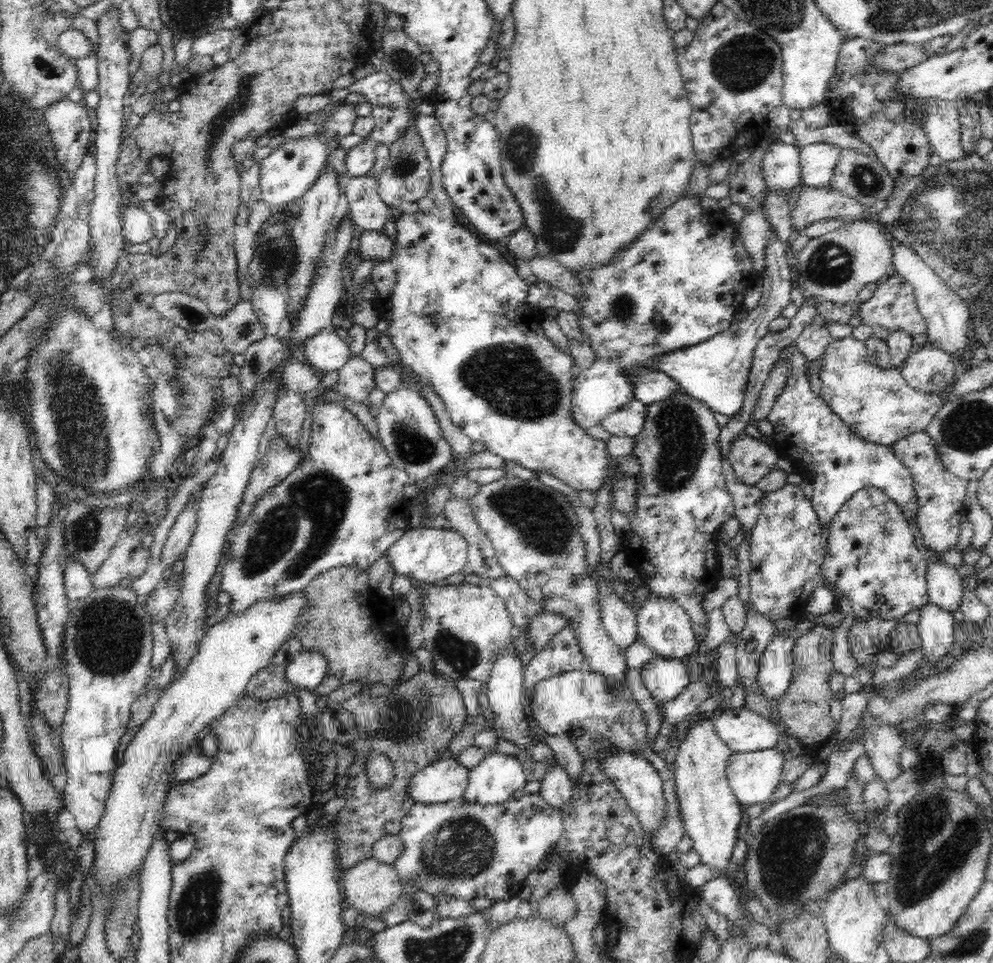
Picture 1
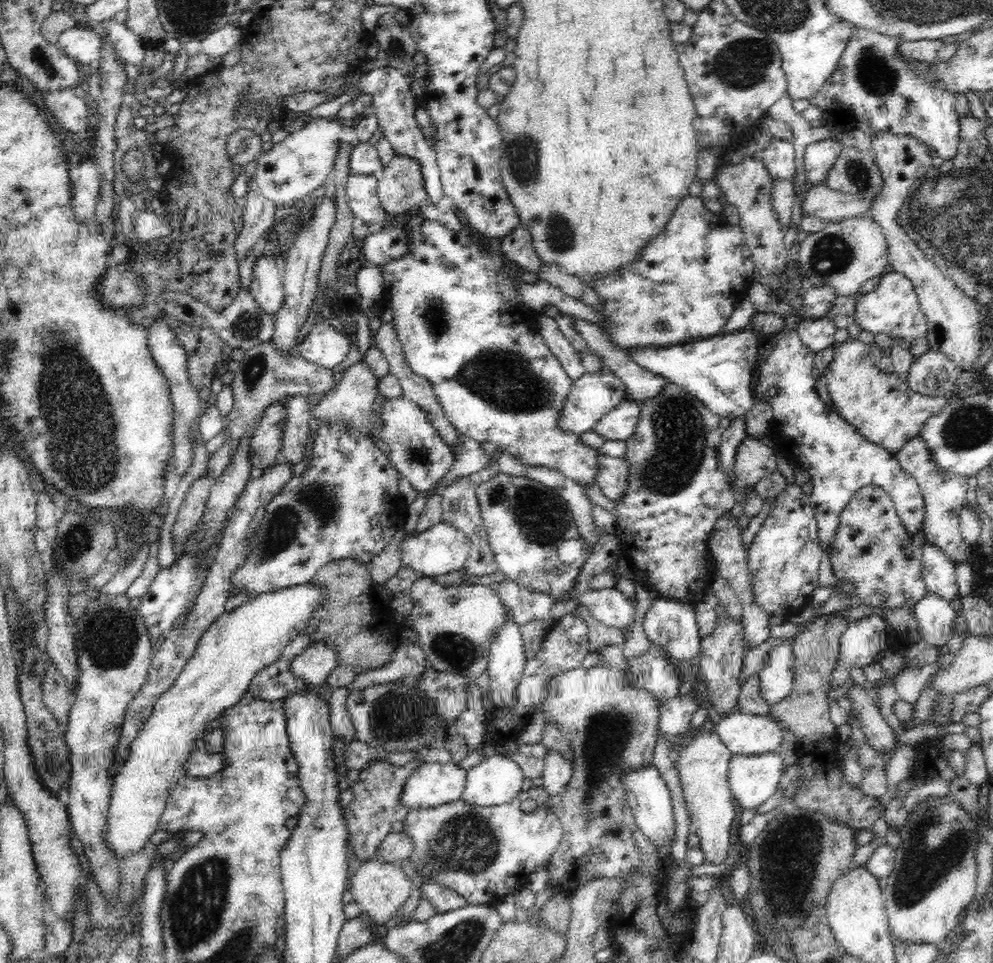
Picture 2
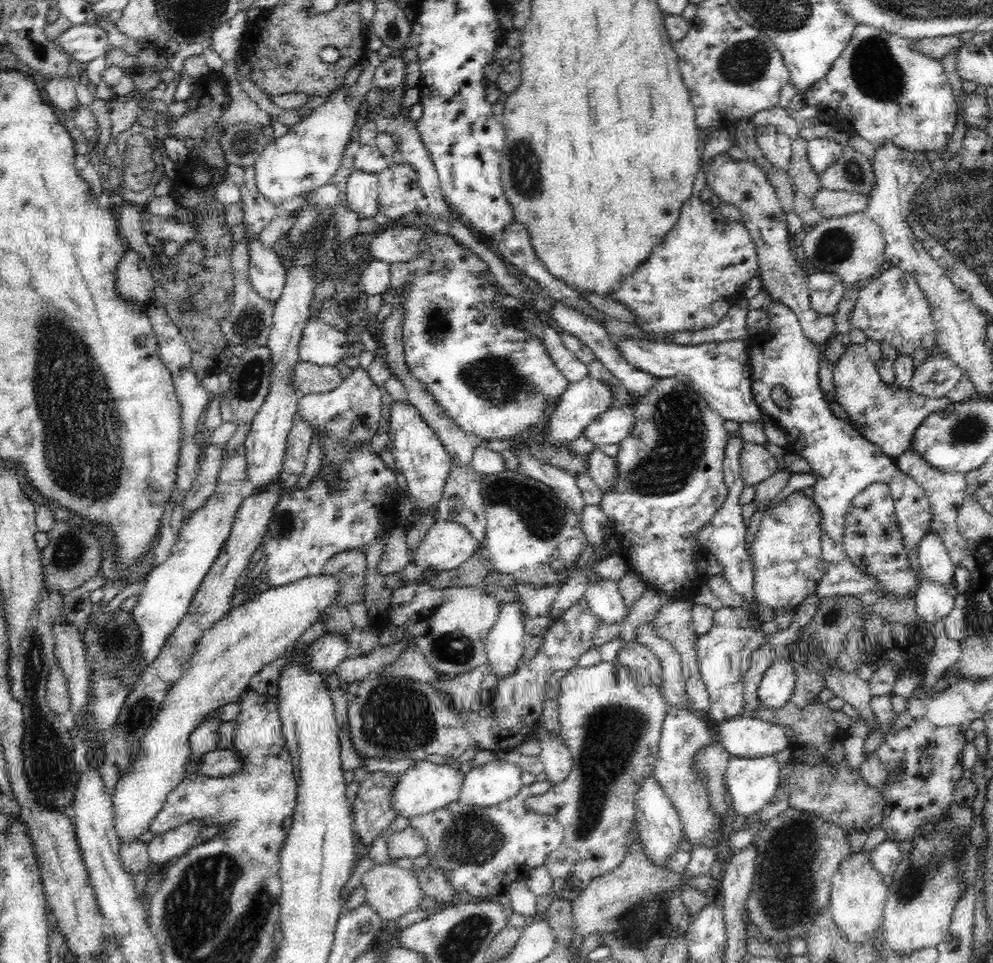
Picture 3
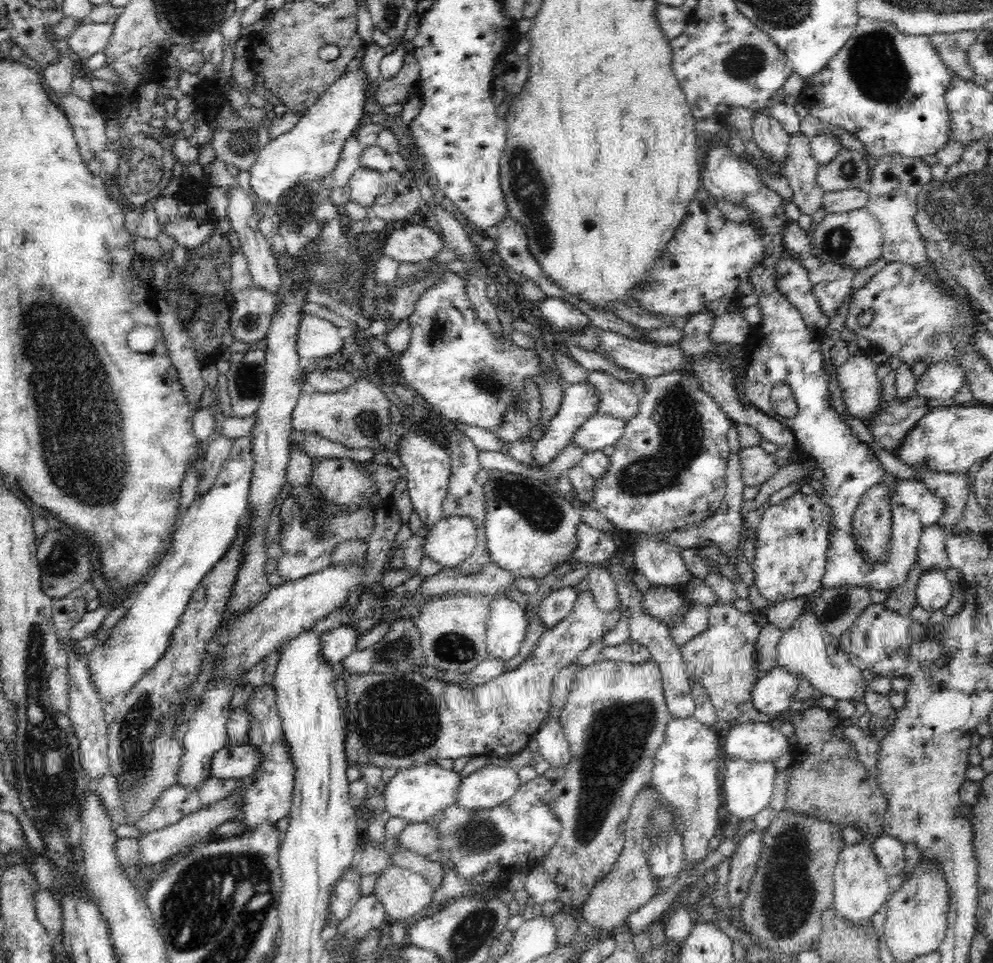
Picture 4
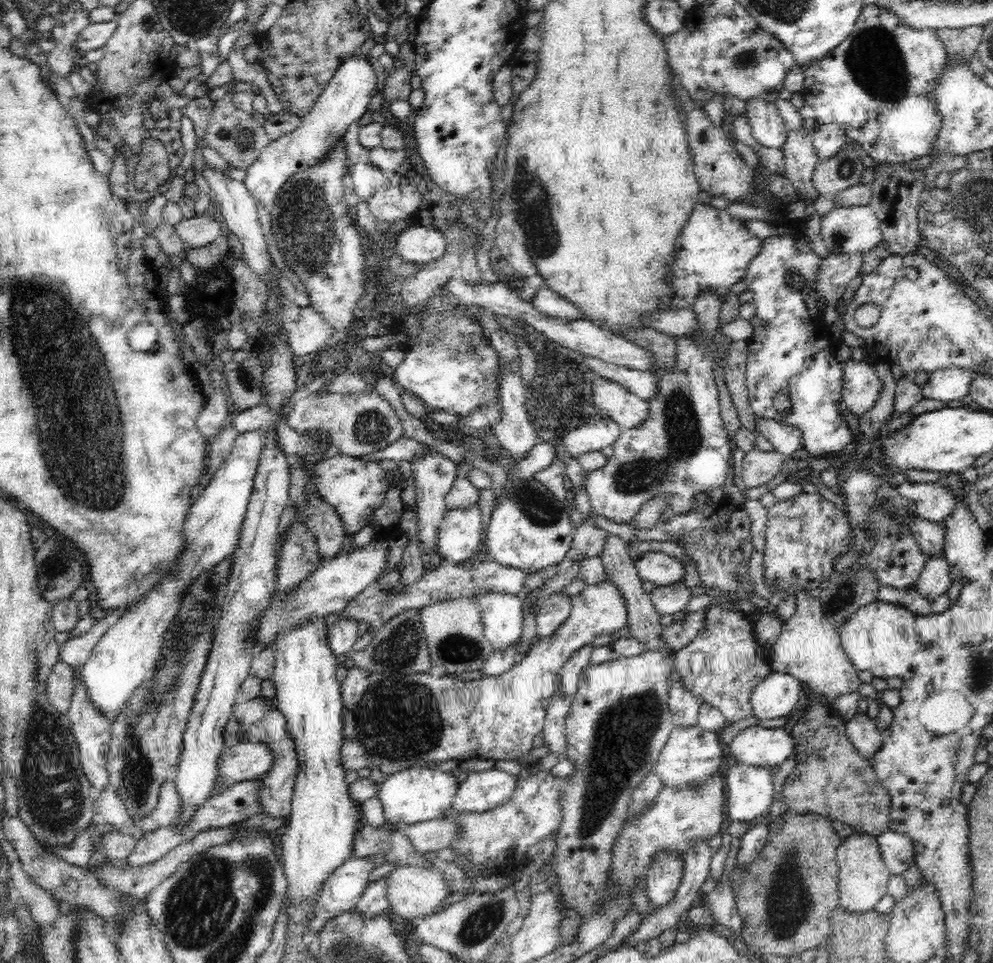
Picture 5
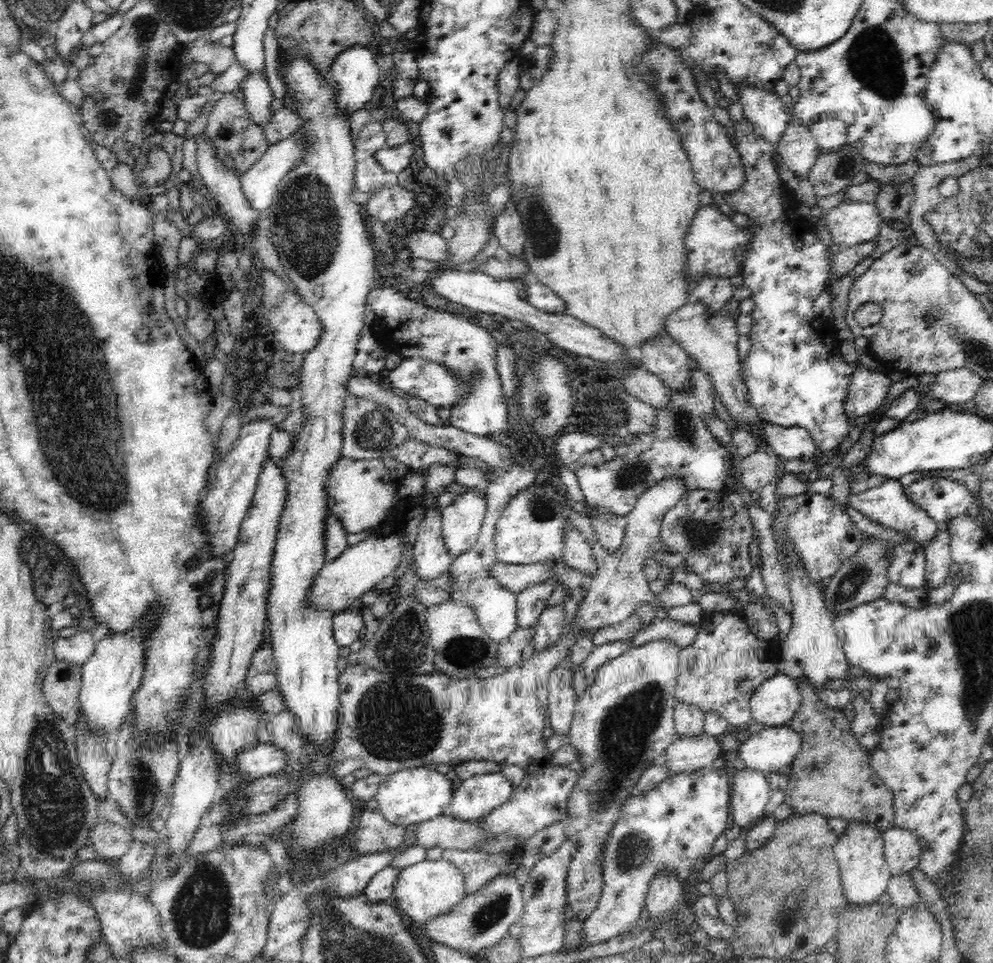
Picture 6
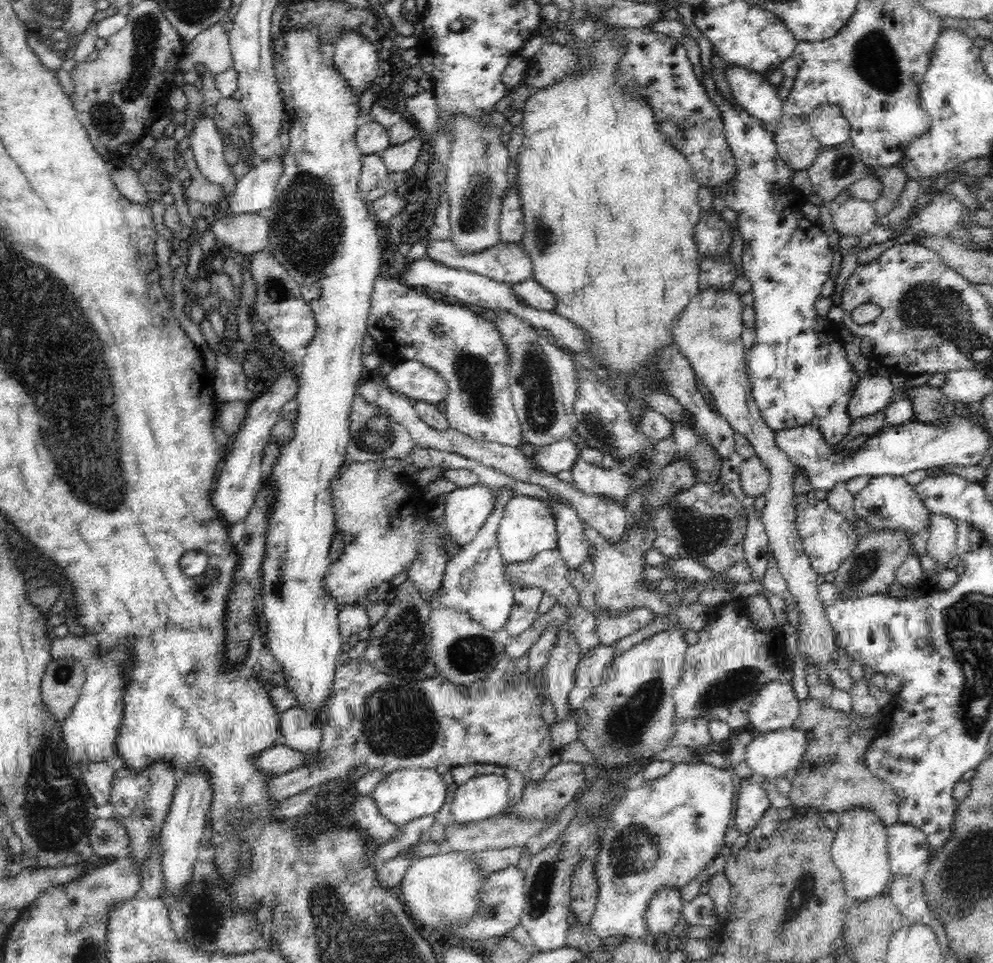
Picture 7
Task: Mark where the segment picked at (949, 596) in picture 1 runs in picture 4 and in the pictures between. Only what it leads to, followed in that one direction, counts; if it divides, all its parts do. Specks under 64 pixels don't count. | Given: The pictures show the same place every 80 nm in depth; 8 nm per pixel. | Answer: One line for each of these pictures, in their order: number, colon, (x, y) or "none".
2: (938, 571)
3: (935, 563)
4: (932, 554)

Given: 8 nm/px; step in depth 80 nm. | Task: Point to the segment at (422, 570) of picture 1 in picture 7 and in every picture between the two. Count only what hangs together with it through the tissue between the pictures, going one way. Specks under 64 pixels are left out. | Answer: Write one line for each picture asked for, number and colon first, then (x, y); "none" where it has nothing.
2: (443, 548)
3: (447, 544)
4: (451, 540)
5: (459, 534)
6: (462, 520)
7: (466, 509)

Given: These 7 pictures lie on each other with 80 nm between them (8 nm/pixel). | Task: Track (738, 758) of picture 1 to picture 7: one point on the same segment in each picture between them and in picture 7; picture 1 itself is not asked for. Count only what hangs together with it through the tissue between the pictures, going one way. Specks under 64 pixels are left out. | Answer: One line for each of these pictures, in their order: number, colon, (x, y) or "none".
2: (754, 778)
3: (751, 782)
4: (748, 786)
5: (749, 788)
6: (750, 792)
7: (752, 802)

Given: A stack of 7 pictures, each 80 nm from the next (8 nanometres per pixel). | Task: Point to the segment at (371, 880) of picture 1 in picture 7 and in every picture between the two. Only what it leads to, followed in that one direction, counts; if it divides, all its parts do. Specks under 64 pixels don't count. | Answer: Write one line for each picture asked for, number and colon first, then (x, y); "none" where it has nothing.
2: (380, 889)
3: (391, 891)
4: (403, 893)
5: (414, 893)
6: (422, 891)
7: (440, 891)

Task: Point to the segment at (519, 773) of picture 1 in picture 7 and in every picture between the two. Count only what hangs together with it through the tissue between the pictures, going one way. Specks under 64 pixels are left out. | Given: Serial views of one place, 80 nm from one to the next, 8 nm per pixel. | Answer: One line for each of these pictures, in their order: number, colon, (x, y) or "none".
2: (496, 780)
3: (497, 781)
4: (489, 786)
5: (484, 790)
6: (477, 796)
7: (484, 796)

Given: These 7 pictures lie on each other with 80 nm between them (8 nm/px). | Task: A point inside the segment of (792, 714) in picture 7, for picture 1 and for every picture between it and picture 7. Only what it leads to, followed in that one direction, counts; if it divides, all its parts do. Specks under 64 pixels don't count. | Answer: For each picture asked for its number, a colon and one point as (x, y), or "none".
1: (775, 674)
2: (777, 677)
3: (776, 686)
4: (773, 693)
5: (775, 697)
6: (775, 702)

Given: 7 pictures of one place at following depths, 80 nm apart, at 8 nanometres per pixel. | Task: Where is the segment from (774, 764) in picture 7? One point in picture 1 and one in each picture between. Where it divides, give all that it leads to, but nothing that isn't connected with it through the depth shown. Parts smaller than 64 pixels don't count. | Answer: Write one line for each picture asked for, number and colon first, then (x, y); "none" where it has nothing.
1: (743, 730)
2: (743, 733)
3: (742, 737)
4: (753, 742)
5: (763, 747)
6: (772, 748)

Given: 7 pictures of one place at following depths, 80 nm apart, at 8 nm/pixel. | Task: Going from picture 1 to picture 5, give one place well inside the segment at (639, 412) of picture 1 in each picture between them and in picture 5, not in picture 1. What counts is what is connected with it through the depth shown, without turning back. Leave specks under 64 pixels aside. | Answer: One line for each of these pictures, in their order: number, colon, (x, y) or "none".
2: (619, 424)
3: (611, 427)
4: (600, 430)
5: (594, 435)

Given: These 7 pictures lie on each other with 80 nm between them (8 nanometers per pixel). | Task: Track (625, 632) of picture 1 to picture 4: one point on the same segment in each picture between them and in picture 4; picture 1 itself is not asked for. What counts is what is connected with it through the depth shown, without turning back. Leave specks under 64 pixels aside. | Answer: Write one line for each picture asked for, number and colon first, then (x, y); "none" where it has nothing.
2: (609, 606)
3: (604, 598)
4: (601, 584)

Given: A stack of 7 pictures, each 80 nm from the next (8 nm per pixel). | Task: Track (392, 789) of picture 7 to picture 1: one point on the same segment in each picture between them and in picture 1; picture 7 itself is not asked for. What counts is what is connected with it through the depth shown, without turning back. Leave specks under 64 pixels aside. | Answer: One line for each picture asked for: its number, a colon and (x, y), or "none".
1: (444, 780)
2: (432, 784)
3: (424, 787)
4: (416, 793)
5: (413, 795)
6: (407, 797)

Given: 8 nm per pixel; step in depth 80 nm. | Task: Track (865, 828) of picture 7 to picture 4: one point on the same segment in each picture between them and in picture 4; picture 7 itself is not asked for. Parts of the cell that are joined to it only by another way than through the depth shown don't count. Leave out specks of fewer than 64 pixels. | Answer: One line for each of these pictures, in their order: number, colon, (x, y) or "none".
4: (860, 886)
5: (862, 877)
6: (859, 851)

